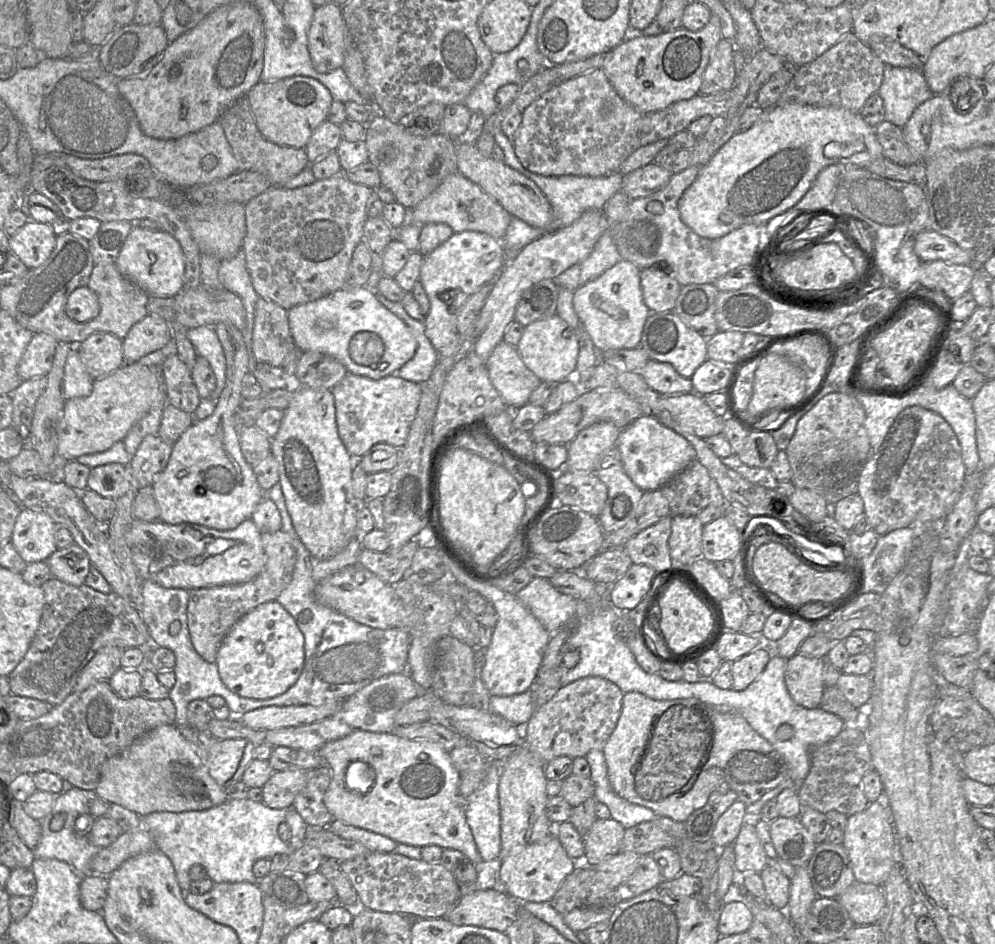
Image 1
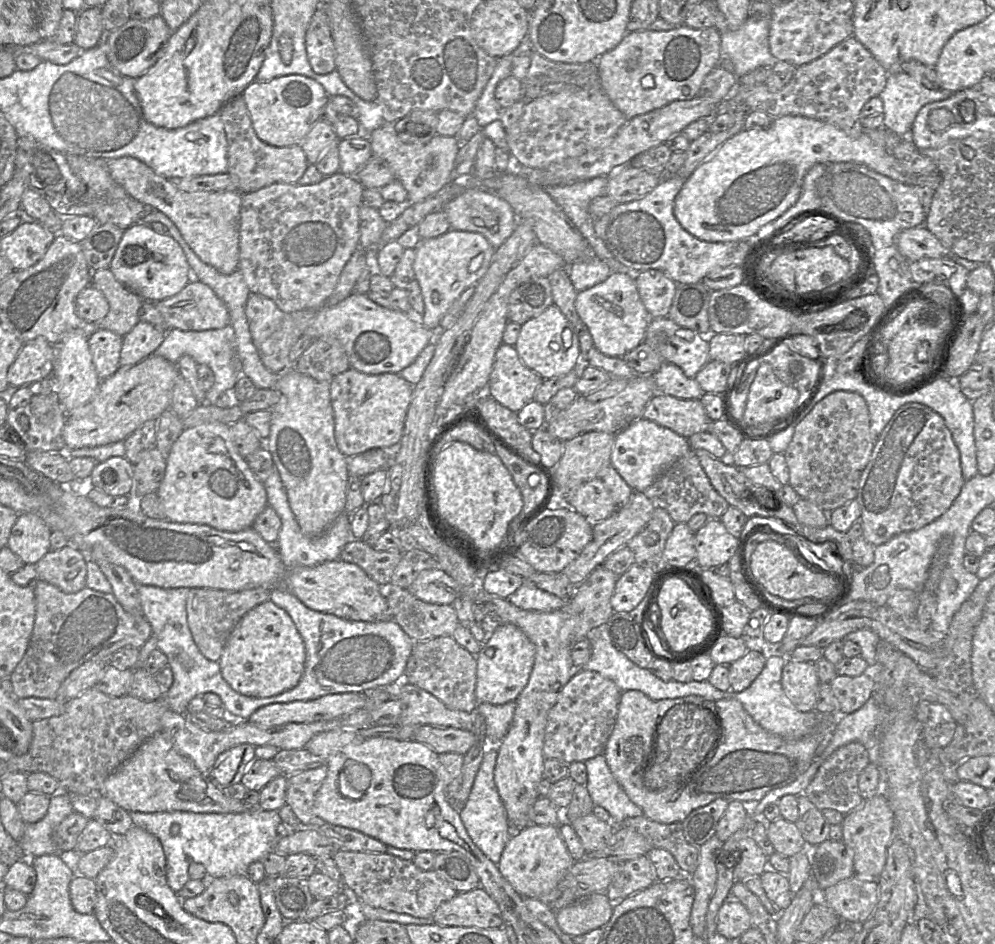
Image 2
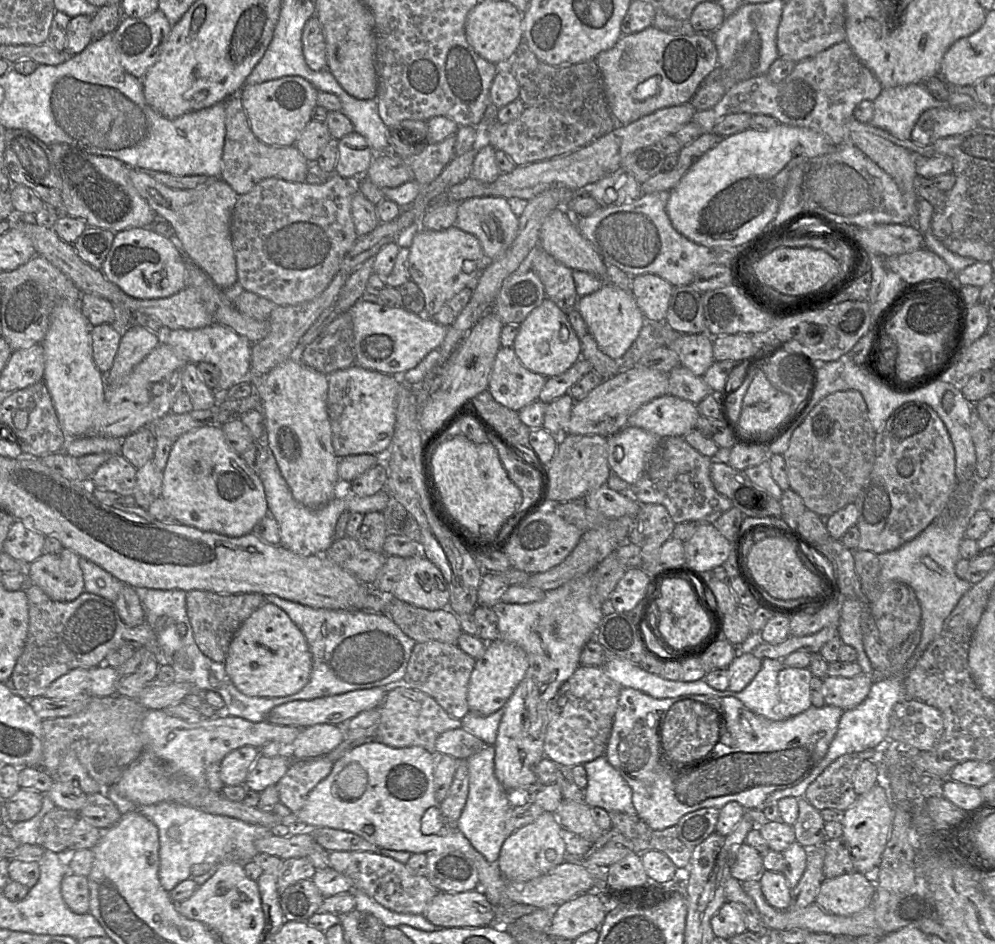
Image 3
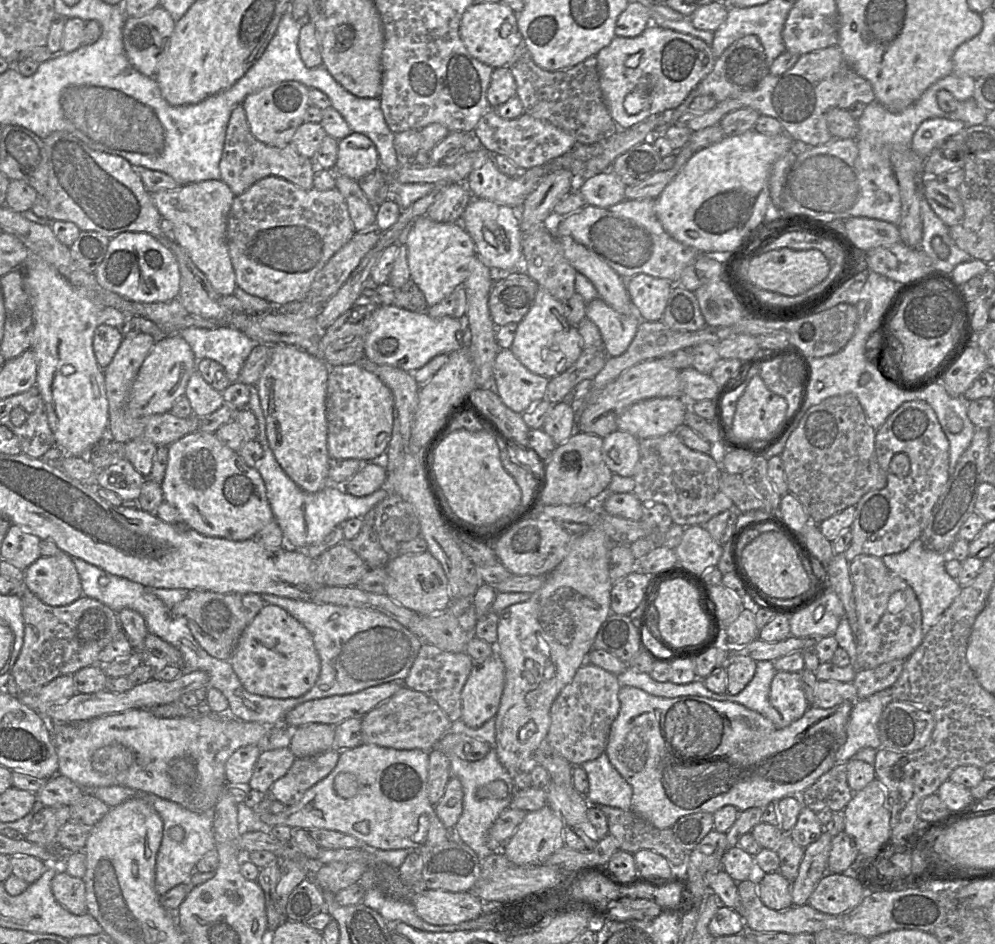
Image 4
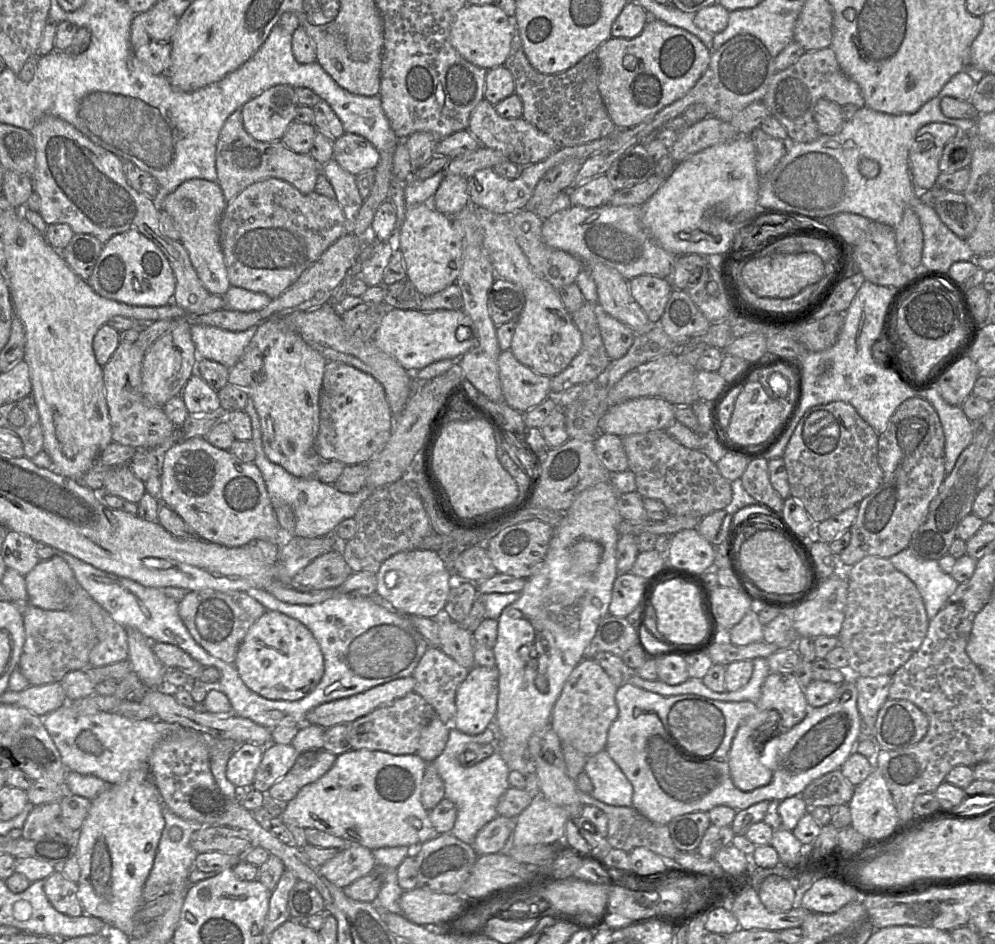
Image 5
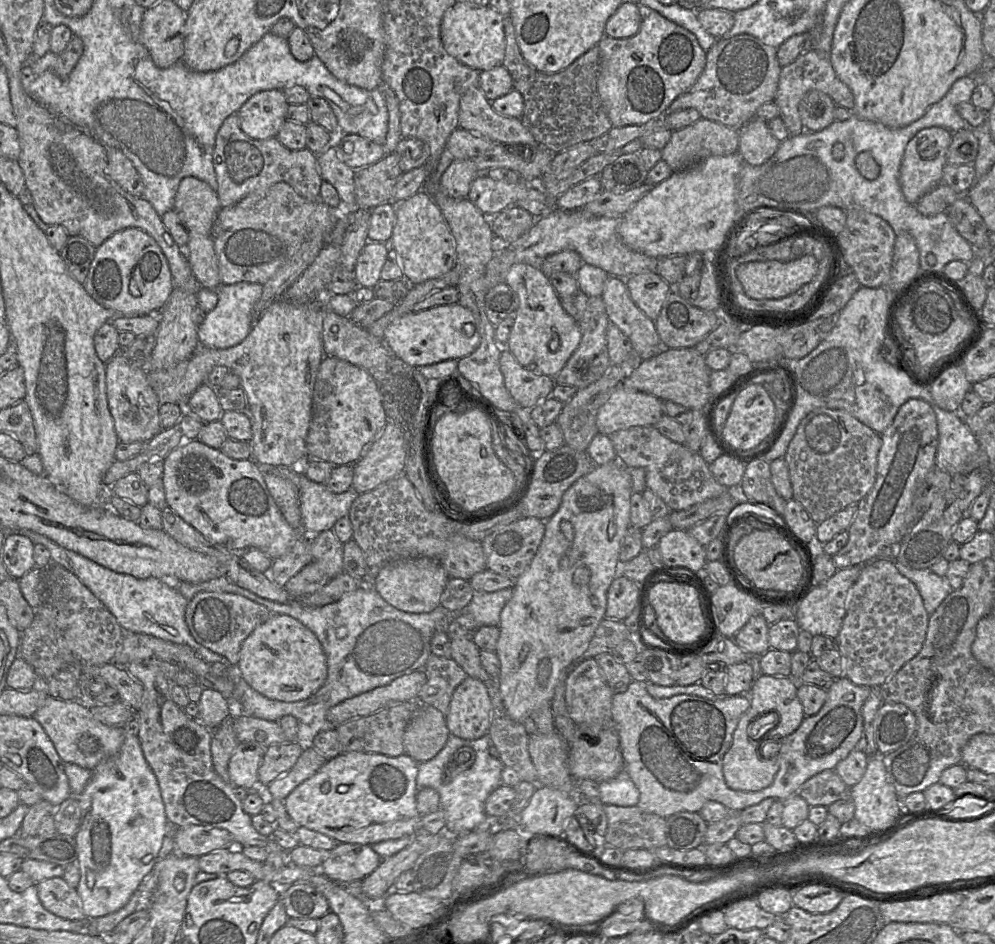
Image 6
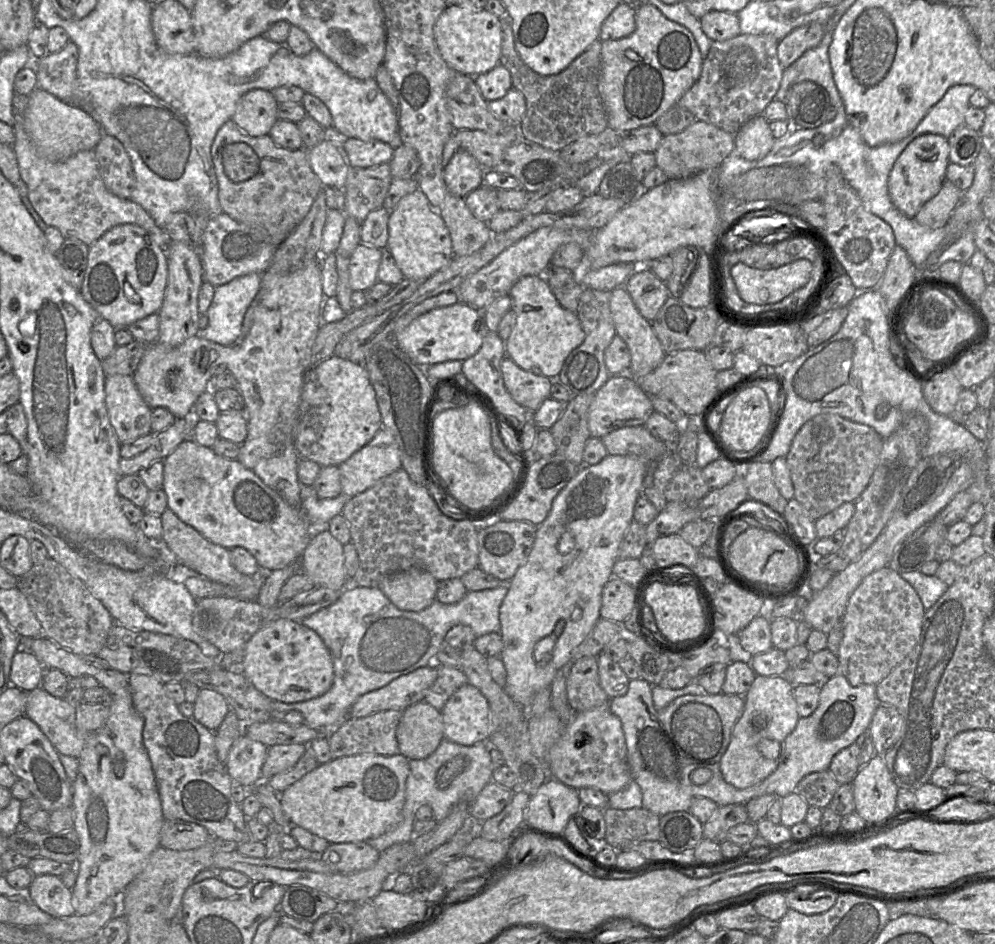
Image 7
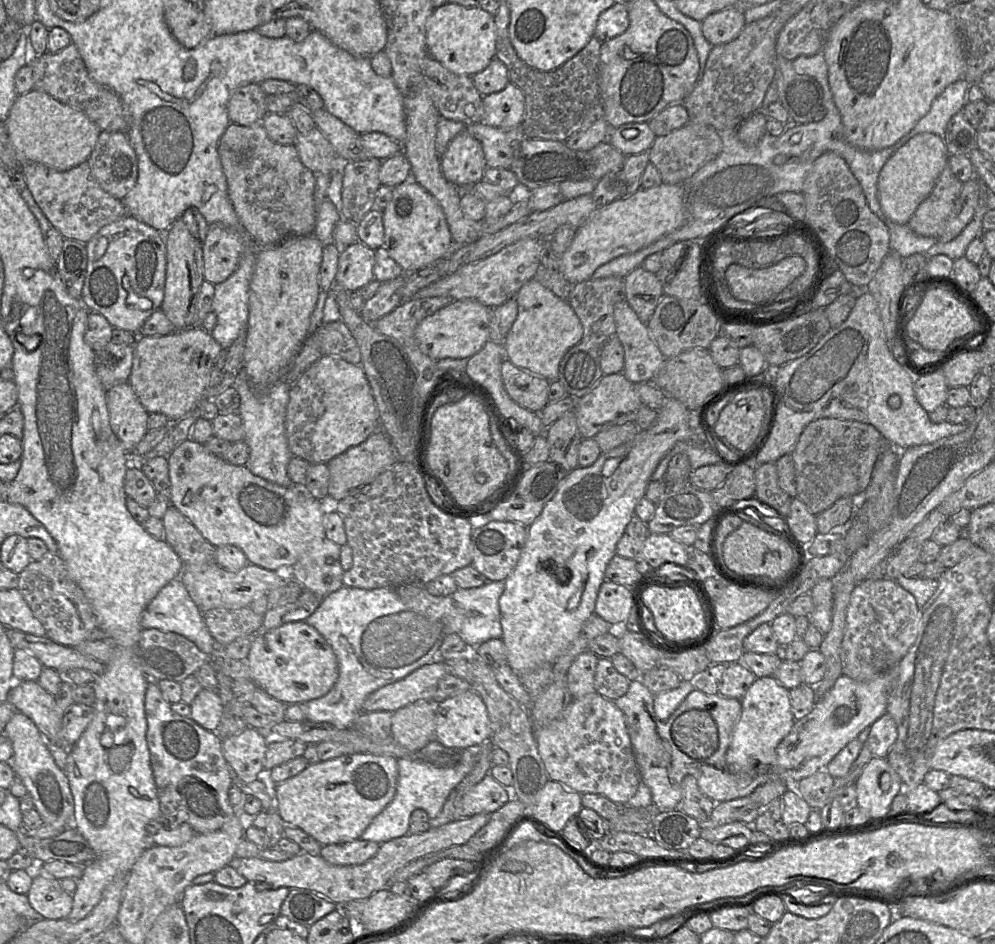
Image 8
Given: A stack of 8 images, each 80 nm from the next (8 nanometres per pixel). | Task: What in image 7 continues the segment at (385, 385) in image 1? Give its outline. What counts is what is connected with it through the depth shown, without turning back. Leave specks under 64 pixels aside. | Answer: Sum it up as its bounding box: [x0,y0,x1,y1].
[294,355,382,467]

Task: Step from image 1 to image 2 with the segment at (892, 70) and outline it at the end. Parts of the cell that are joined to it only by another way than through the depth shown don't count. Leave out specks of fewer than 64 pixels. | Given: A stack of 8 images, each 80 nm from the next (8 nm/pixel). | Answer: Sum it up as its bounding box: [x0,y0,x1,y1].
[879,73,950,137]

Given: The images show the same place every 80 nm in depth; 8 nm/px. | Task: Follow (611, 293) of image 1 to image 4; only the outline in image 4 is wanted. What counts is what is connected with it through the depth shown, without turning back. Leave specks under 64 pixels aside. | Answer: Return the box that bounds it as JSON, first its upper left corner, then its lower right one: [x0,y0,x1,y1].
[586,297,642,357]

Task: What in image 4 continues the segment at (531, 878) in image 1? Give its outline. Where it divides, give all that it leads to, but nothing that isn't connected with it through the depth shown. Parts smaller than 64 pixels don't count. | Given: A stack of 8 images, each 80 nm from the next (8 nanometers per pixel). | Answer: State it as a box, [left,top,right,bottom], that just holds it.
[502,806,565,865]

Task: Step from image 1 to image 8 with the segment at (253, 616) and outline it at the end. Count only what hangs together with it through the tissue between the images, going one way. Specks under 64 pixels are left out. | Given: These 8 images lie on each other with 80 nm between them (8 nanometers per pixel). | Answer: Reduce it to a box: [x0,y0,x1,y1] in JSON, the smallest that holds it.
[246,621,338,704]

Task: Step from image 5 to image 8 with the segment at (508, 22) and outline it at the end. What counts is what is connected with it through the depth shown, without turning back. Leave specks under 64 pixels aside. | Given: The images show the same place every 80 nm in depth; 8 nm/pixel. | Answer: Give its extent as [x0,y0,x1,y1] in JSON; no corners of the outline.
[425,2,496,76]

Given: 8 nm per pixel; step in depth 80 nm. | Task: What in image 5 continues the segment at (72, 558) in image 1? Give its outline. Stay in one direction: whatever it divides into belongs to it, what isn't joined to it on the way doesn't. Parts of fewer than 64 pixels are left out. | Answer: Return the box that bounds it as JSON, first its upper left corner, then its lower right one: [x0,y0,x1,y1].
[24,555,78,610]

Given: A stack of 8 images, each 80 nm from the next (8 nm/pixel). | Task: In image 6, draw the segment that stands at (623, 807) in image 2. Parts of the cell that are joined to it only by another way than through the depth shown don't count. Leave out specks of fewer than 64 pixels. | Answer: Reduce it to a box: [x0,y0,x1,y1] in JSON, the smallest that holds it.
[599,770,640,806]

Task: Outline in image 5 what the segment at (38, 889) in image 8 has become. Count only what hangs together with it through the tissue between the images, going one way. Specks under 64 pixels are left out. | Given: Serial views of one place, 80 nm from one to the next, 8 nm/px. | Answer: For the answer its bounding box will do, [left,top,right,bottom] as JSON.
[44,870,85,917]

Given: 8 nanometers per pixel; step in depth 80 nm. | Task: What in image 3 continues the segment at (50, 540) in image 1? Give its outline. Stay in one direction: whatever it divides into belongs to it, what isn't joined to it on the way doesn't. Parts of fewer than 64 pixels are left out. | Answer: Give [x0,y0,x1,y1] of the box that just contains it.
[3,520,46,565]

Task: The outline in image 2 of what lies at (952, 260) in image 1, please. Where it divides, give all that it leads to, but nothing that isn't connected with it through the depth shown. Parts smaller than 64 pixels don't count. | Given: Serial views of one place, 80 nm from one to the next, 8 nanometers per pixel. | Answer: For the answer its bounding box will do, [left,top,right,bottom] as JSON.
[895,227,951,261]

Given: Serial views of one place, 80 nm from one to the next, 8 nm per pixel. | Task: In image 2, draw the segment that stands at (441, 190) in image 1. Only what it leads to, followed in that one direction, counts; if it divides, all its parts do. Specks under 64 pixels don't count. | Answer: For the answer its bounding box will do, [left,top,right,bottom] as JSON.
[442,189,518,249]

